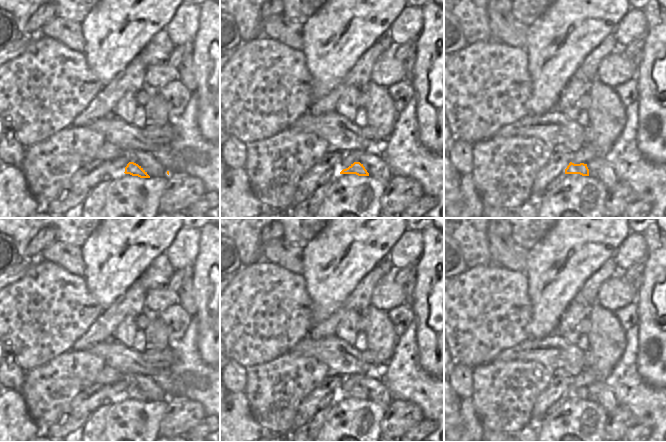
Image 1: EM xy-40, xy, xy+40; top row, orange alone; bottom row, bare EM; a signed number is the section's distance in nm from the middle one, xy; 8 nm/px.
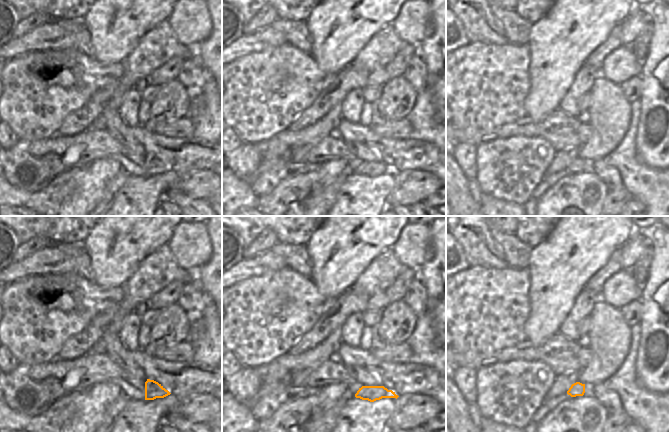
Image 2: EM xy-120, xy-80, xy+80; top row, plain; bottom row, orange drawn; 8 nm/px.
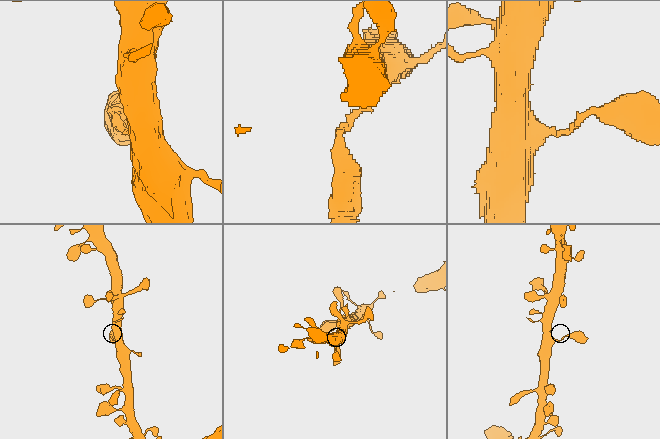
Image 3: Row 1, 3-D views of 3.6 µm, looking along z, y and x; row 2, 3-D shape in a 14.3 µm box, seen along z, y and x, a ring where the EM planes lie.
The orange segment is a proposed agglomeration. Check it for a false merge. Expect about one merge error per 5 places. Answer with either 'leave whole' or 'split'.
leave whole

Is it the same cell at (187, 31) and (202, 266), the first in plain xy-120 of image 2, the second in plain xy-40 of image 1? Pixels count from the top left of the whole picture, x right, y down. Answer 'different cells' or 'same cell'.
different cells

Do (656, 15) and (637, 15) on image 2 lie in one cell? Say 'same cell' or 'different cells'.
different cells

